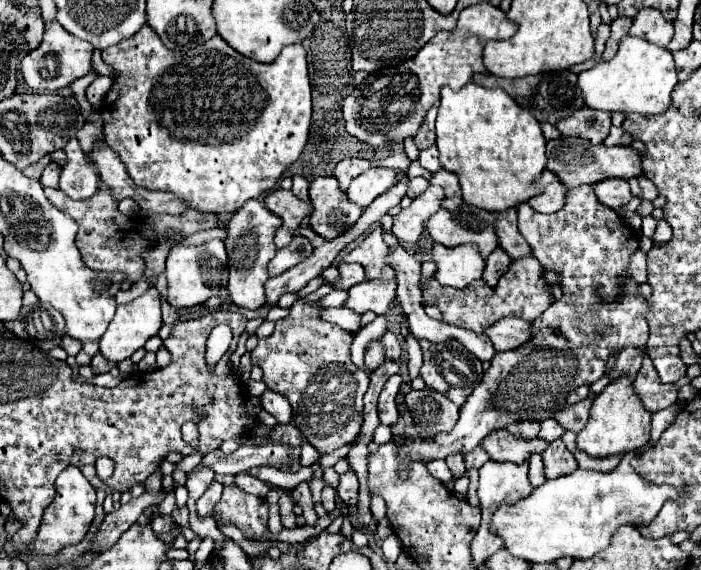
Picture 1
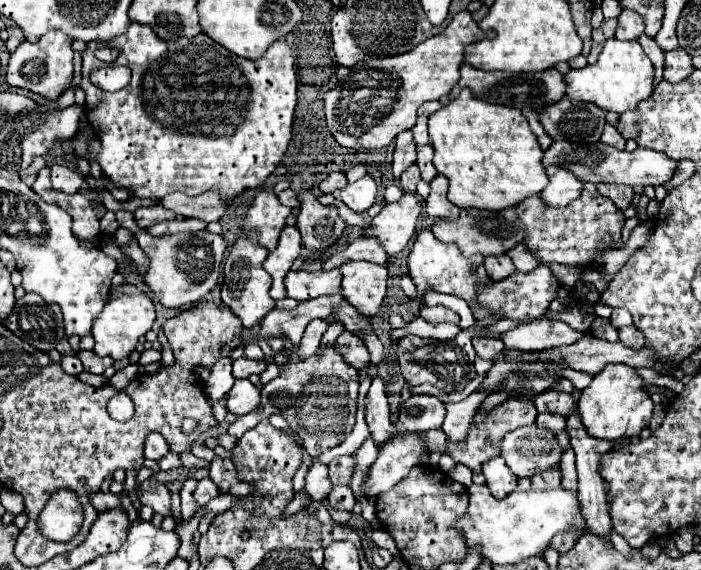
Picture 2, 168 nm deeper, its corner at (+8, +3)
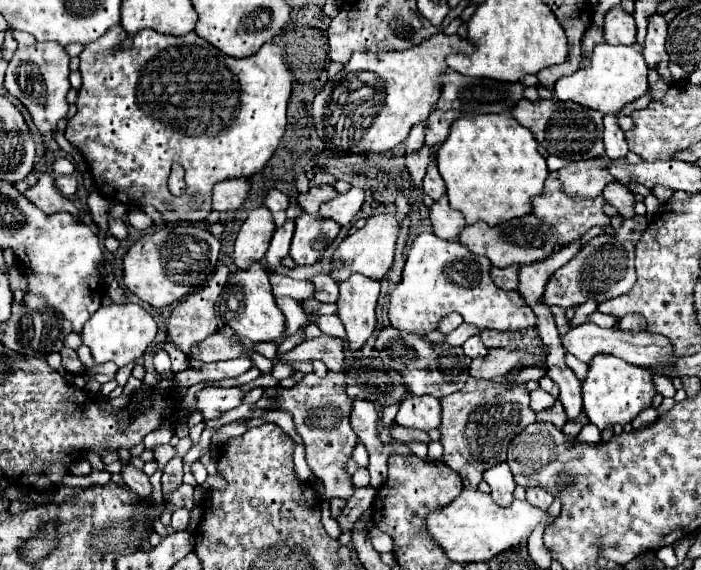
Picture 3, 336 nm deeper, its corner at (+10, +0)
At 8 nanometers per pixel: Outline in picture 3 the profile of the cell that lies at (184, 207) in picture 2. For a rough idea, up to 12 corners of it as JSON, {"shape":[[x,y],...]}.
{"shape":[[248,180],[218,182],[212,210],[238,210],[250,190]]}

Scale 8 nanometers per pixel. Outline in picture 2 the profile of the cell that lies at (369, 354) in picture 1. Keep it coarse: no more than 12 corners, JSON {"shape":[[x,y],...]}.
{"shape":[[344,331],[336,349],[356,369],[370,363],[362,339]]}

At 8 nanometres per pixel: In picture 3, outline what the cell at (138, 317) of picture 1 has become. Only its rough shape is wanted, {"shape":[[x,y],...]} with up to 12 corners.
{"shape":[[140,304],[100,306],[82,342],[94,362],[136,362],[156,336]]}

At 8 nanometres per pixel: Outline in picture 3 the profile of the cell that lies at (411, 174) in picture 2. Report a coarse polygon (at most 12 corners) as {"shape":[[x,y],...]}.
{"shape":[[432,148],[406,156],[408,174],[416,186],[422,184]]}

